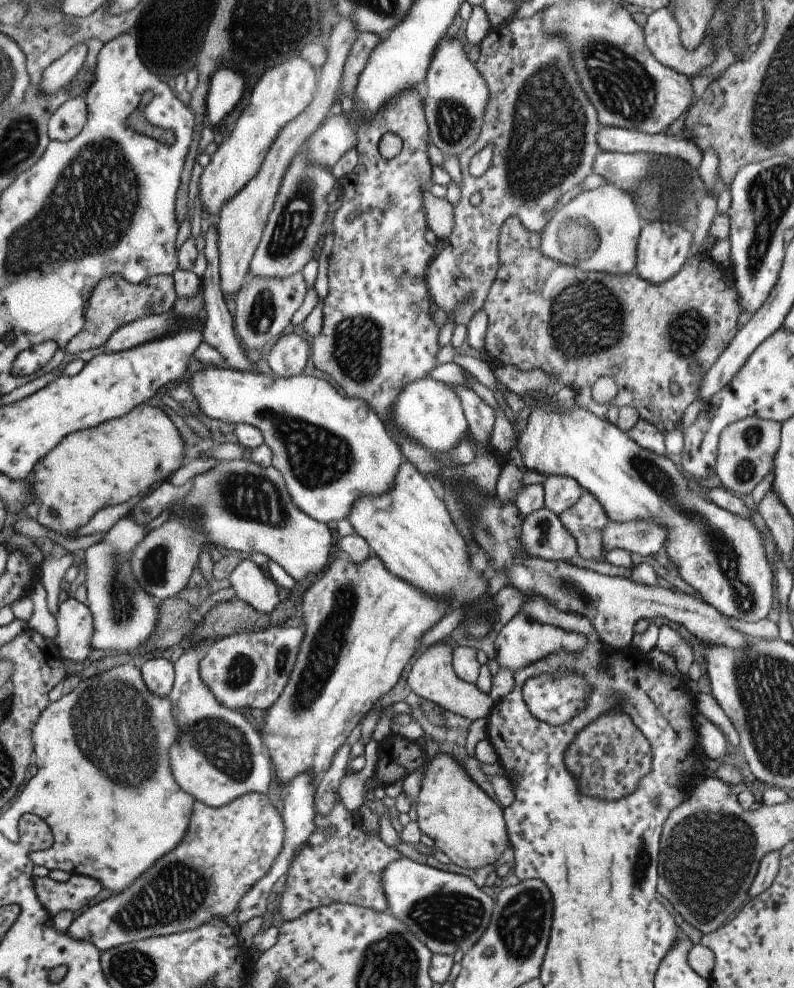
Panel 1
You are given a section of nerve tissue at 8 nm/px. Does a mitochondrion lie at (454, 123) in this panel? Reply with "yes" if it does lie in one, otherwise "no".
yes

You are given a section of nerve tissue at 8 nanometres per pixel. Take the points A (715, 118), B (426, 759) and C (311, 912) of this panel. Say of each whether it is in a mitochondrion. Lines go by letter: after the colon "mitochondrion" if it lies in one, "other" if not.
A: other
B: other
C: other

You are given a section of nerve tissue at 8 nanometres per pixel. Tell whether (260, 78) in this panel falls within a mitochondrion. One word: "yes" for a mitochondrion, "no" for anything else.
no

